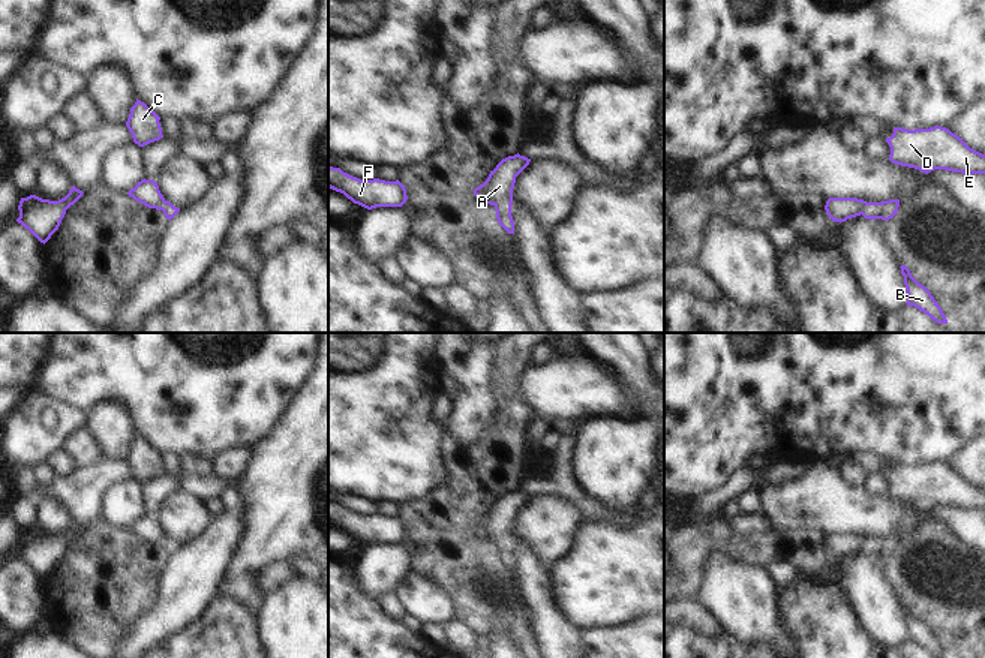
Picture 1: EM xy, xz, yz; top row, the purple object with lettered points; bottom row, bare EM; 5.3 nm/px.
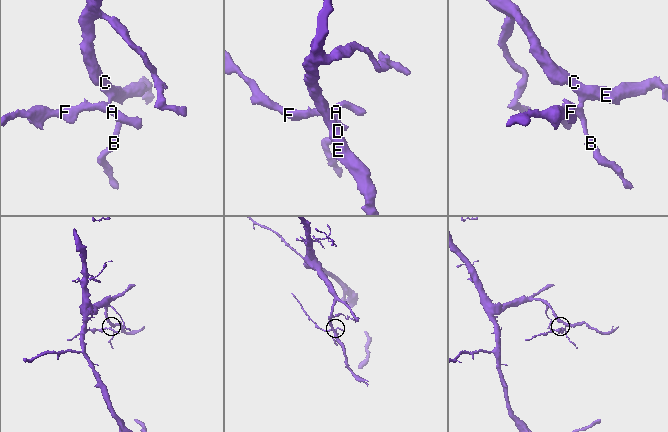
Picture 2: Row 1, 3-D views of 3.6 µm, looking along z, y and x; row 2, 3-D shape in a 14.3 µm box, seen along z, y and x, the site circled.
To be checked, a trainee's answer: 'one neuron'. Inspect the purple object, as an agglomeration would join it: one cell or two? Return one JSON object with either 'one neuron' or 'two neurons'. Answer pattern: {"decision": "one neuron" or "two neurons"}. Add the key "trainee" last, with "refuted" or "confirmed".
{"decision": "two neurons", "trainee": "refuted"}

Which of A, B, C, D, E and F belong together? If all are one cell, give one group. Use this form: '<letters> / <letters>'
A F / B C D E

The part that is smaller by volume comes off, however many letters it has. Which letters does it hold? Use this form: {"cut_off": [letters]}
{"cut_off": ["A", "F"]}

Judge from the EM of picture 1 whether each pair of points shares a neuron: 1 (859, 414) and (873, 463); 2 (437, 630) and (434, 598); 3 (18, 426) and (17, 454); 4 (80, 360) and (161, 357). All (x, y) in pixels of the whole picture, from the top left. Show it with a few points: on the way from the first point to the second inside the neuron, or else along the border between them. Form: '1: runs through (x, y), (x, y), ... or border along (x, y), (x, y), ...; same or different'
1: border along (835, 457), (844, 453), (876, 451), (894, 462); different
2: border along (443, 624), (422, 622), (416, 625); different
3: runs through (18, 433), (17, 447); same
4: runs through (99, 357), (141, 357); same

